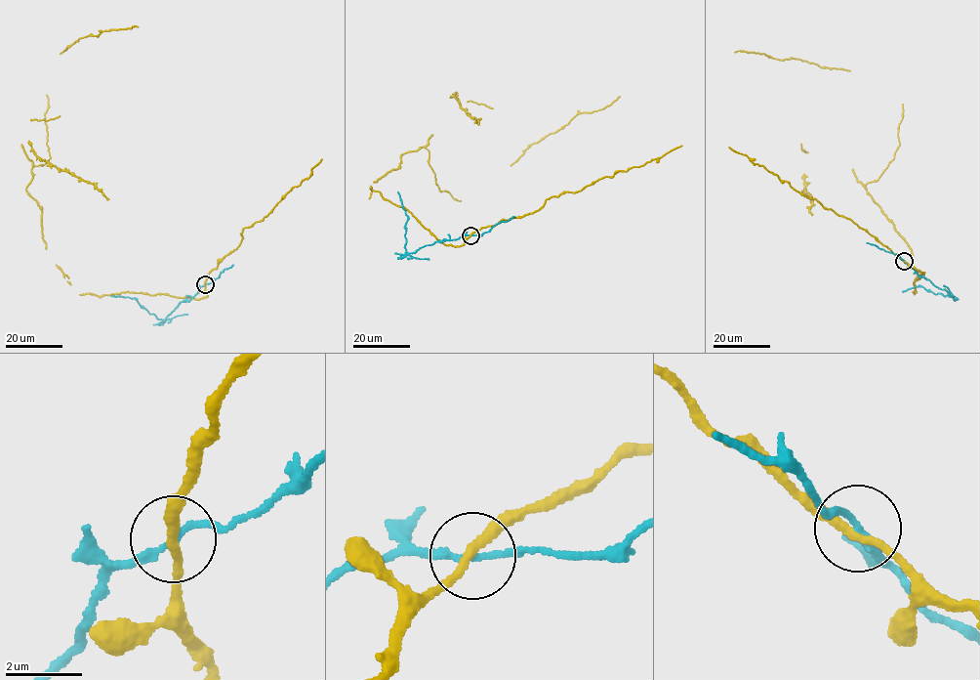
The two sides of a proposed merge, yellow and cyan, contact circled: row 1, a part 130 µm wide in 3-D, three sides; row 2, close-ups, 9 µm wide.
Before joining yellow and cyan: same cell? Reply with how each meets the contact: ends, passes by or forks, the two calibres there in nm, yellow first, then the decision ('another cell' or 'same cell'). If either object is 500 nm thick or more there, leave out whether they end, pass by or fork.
yellow passes by; cyan passes by; calibres 200 and 160 nm; another cell

